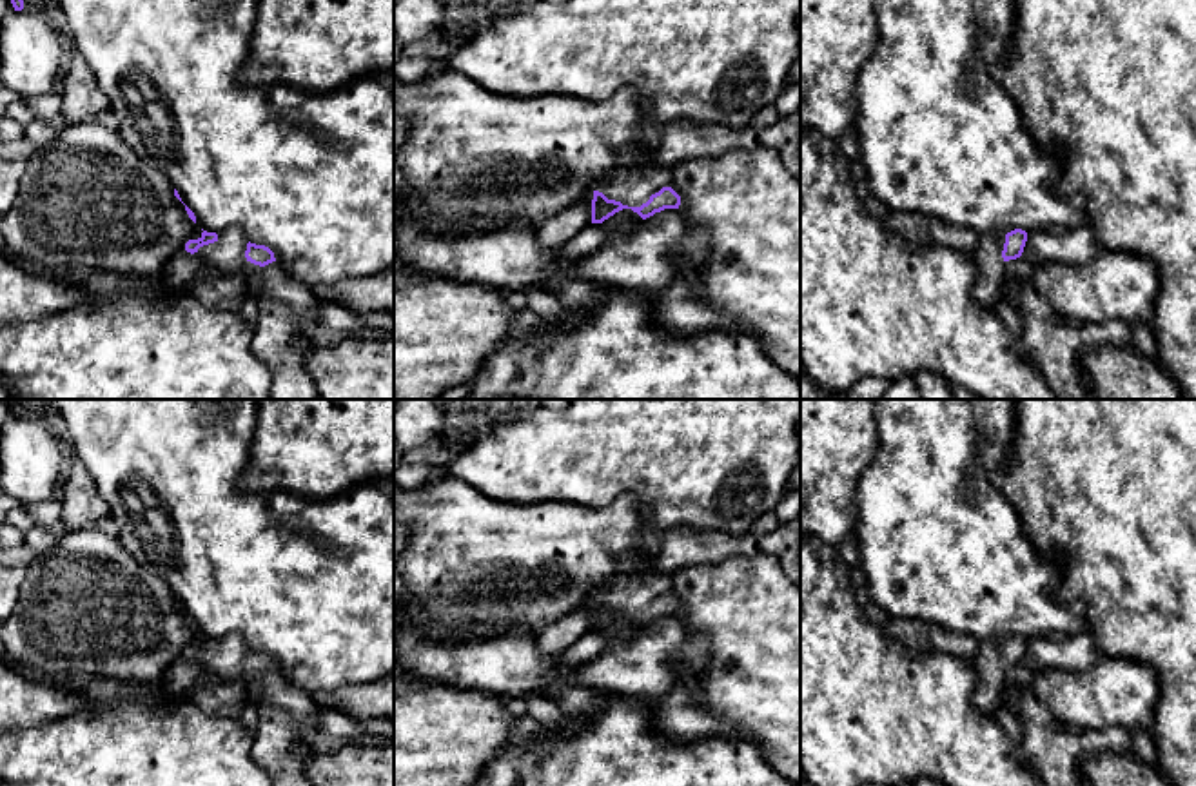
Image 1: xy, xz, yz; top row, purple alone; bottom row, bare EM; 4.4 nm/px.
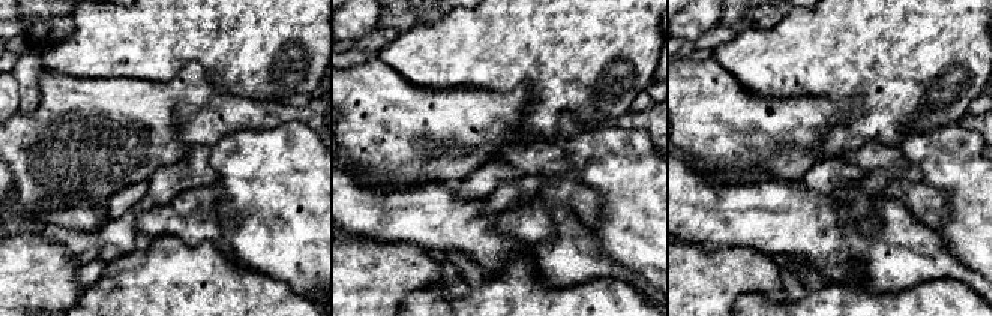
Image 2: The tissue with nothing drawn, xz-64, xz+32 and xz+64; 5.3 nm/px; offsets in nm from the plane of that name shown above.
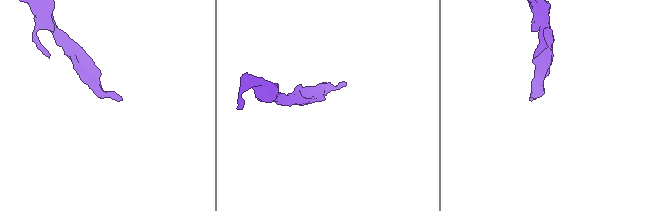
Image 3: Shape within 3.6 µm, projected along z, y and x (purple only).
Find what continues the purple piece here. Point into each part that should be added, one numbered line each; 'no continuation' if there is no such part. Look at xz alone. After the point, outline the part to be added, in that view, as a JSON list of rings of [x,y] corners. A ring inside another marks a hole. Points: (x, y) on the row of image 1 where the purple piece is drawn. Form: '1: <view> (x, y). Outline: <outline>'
1: xz (632, 186). Outline: [[[635,165],[617,167],[604,183],[595,187],[595,191],[623,205],[641,207],[662,187],[670,187],[670,169]]]

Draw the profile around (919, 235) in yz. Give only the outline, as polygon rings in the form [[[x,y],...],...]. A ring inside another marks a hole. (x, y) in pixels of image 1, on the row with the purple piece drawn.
[[[917,211],[893,212],[882,225],[911,243],[931,243],[969,256],[976,251],[980,241],[980,236],[967,227],[944,223],[938,218]]]

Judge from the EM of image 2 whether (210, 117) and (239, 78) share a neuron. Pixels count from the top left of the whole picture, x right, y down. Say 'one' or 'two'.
two

